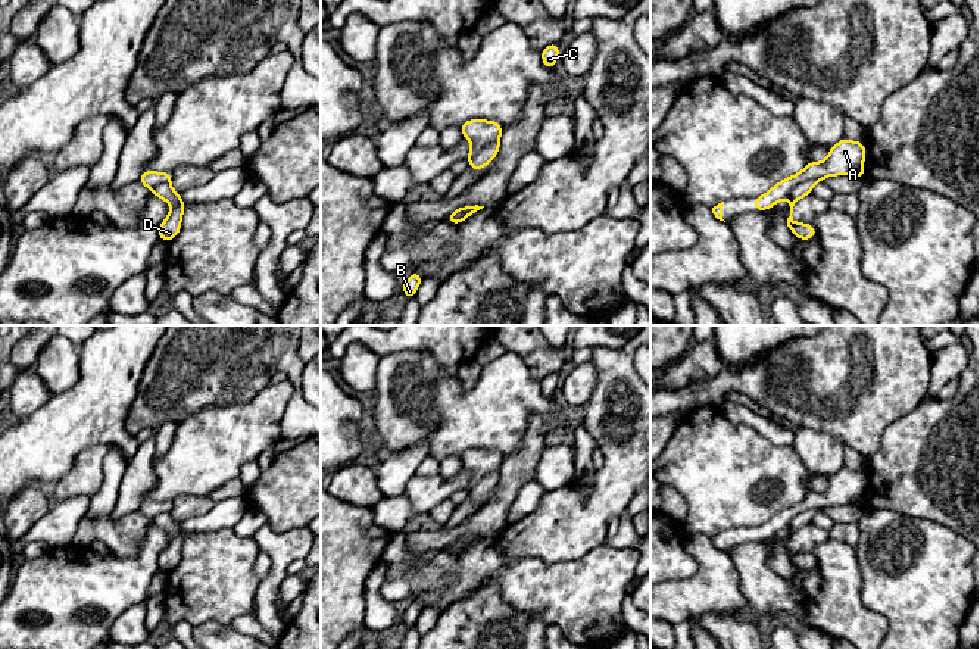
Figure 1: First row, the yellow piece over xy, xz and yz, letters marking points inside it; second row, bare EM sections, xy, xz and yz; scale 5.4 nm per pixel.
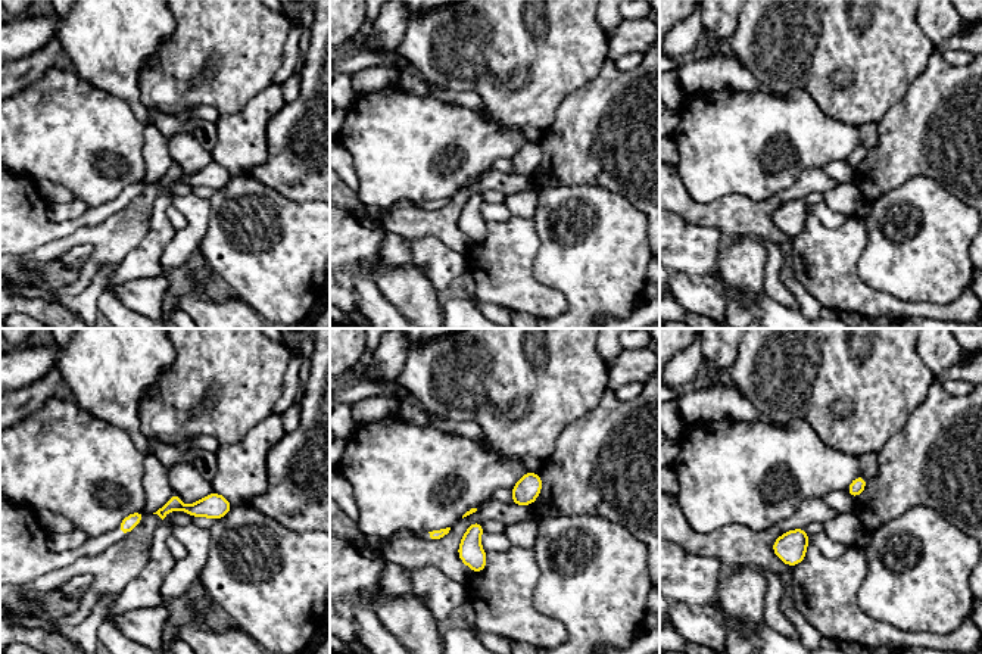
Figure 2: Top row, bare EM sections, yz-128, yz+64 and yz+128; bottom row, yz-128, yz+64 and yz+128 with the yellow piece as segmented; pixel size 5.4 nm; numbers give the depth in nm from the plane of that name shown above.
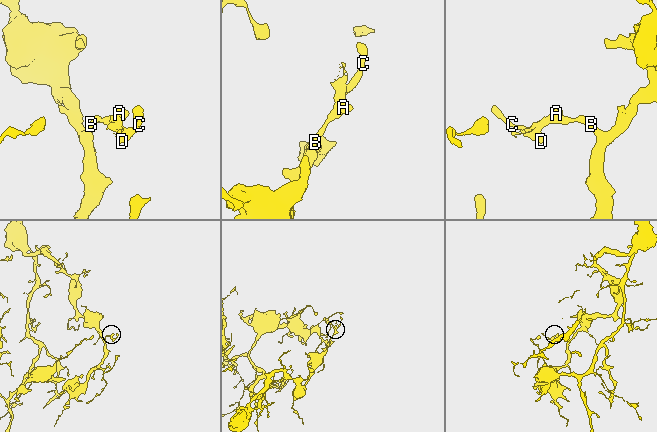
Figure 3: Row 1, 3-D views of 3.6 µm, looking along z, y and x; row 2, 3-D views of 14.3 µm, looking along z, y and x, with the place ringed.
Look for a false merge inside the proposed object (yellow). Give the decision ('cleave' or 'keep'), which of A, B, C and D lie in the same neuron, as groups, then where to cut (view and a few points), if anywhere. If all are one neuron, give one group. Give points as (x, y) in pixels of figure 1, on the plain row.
cleave; groups A / B C D; cut yz (820, 508), (804, 509), (786, 526)

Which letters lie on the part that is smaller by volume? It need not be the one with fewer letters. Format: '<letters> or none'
A

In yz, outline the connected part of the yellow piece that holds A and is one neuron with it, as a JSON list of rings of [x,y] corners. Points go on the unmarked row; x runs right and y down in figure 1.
[[[843,467],[837,474],[828,478],[828,487],[824,492],[808,492],[806,496],[789,508],[778,511],[771,519],[759,527],[753,527],[755,540],[768,540],[799,514],[808,509],[846,505],[862,496],[865,492],[865,472],[852,471]]]

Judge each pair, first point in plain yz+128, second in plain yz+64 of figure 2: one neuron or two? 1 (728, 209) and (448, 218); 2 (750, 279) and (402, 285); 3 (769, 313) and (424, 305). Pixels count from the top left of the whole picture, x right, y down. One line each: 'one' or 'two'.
1: one
2: one
3: two

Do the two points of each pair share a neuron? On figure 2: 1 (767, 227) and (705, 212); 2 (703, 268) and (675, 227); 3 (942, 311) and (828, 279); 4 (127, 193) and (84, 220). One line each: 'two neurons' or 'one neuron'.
1: one neuron
2: one neuron
3: one neuron
4: one neuron

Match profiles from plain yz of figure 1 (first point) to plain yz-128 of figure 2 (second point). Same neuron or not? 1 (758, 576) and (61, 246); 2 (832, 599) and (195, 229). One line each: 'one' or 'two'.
1: one
2: two

